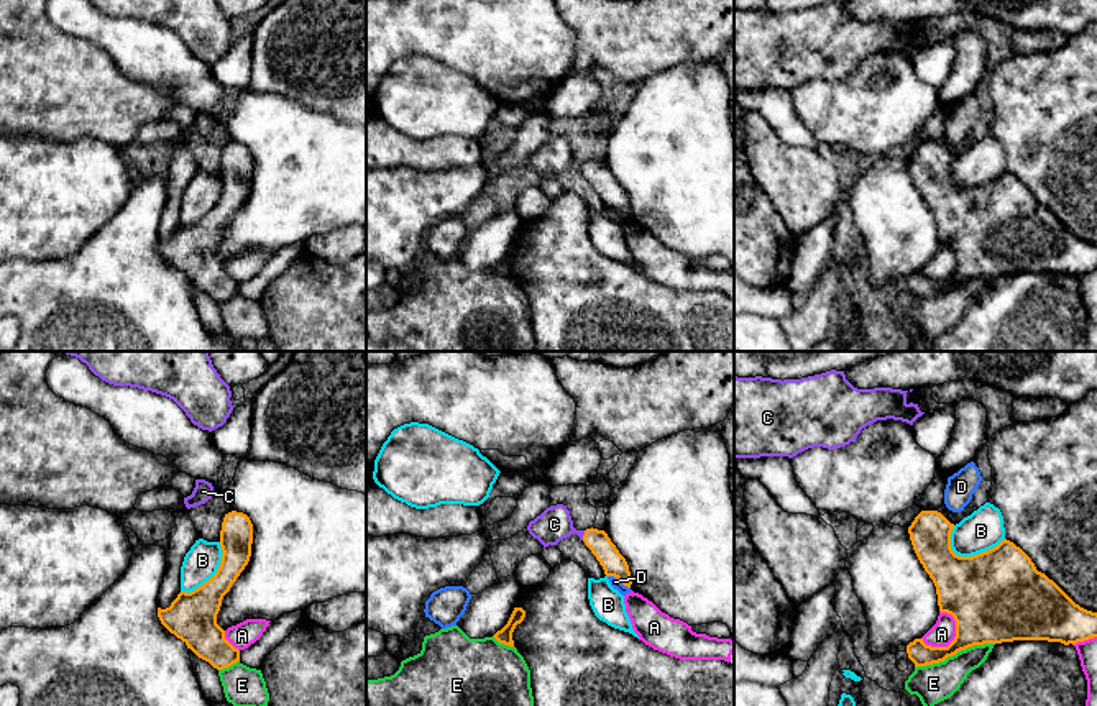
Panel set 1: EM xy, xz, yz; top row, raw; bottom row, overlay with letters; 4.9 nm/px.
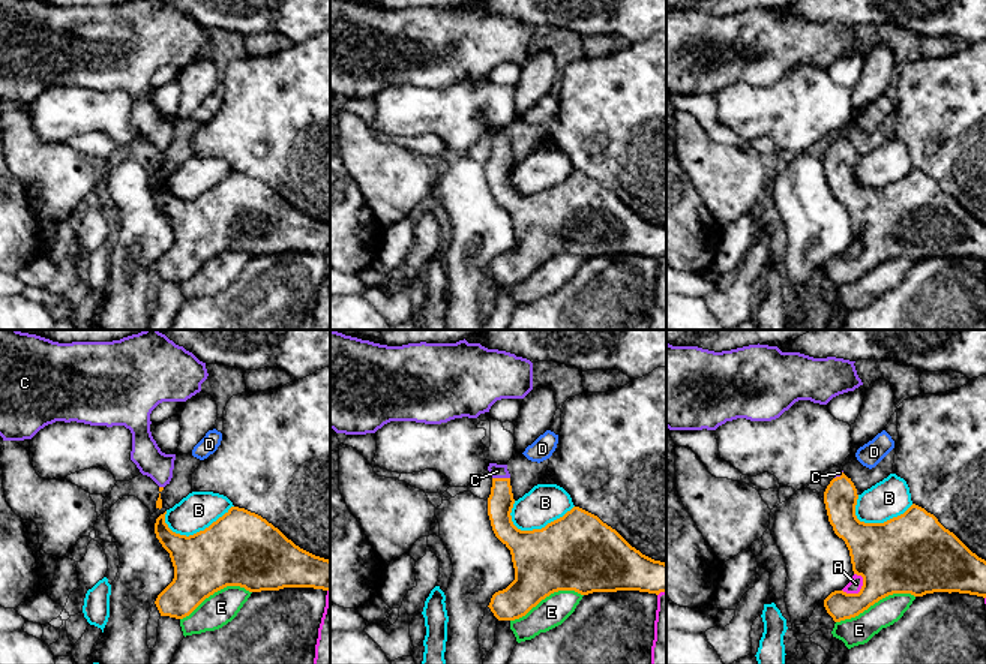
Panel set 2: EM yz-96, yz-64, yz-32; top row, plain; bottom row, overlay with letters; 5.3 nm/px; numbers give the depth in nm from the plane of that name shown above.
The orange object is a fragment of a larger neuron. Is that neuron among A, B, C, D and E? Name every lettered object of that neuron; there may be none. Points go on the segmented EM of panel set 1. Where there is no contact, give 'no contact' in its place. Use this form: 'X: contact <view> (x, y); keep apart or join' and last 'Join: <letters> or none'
A: contact yz (956, 632); keep apart
B: contact yz (977, 554); keep apart
C: contact xz (583, 536); join
D: contact xz (619, 580); keep apart
E: contact yz (954, 654); keep apart
Join: C

